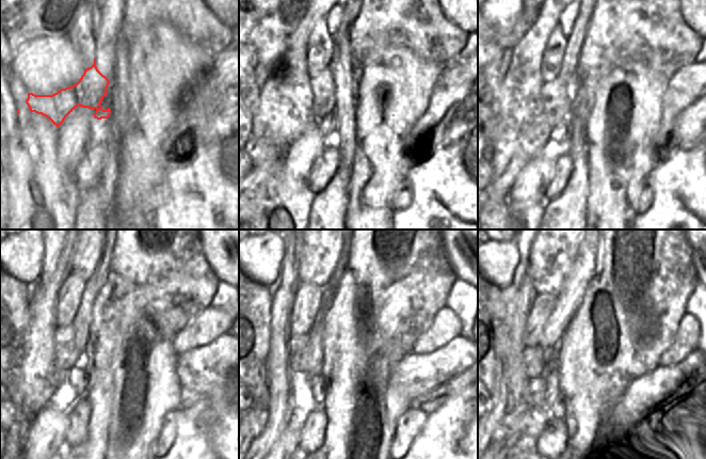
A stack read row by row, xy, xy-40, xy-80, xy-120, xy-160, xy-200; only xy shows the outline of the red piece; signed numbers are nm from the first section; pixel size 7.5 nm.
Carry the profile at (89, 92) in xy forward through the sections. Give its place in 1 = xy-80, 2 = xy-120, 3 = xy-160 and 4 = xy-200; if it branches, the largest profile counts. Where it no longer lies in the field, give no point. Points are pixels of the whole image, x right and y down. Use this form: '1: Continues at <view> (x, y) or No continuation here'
1: Continues at xy-80 (528, 110)
2: Continues at xy-120 (41, 377)
3: Continues at xy-160 (277, 344)
4: Continues at xy-200 (518, 299)

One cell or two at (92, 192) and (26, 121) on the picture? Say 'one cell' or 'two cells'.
two cells

